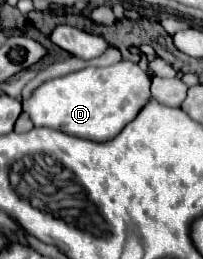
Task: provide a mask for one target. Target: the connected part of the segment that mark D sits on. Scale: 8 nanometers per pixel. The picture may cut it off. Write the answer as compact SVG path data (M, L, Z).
M119 61L111 67L87 67L57 79L49 79L43 85L39 85L29 99L23 99L23 111L31 117L35 127L53 127L57 131L77 135L83 139L91 141L109 141L113 139L129 121L137 117L137 113L143 109L147 99L151 97L149 93L151 79L139 69L139 65L131 61Z

